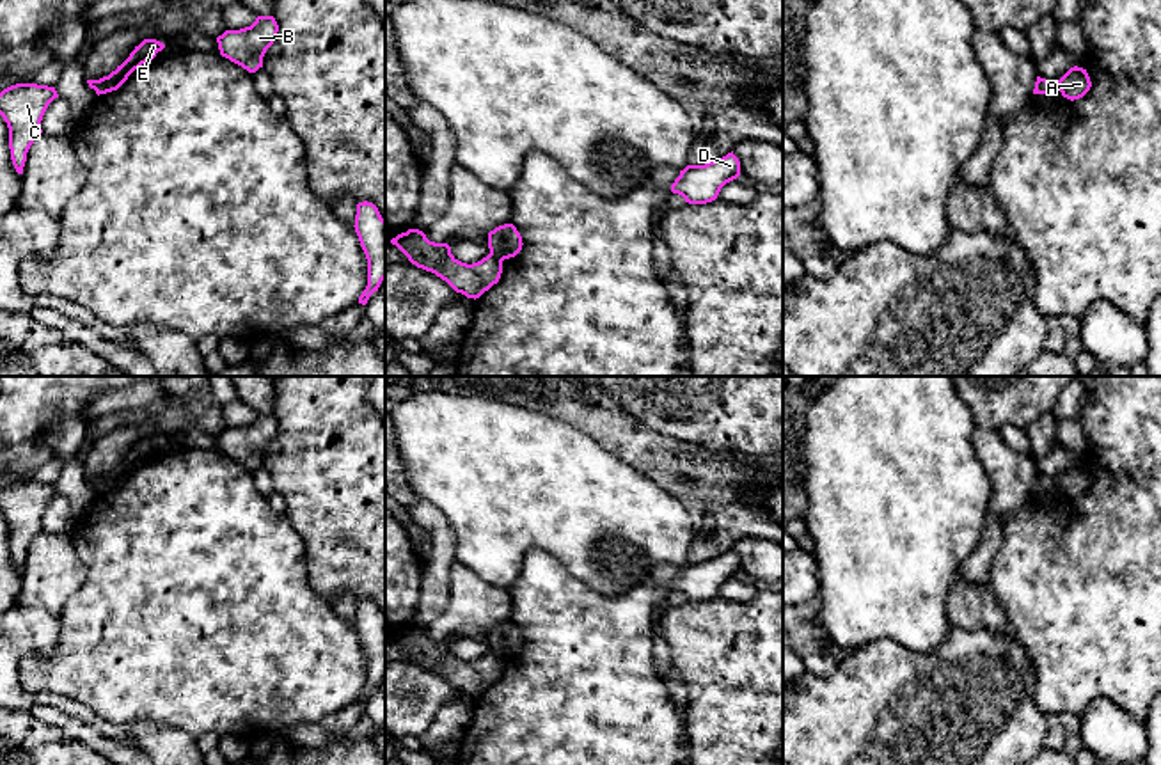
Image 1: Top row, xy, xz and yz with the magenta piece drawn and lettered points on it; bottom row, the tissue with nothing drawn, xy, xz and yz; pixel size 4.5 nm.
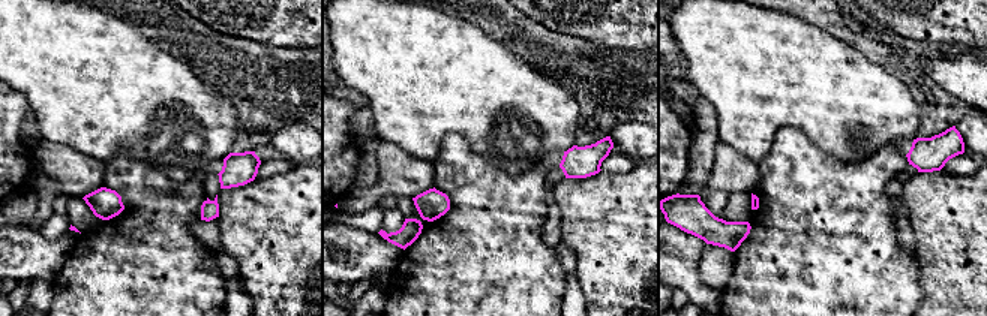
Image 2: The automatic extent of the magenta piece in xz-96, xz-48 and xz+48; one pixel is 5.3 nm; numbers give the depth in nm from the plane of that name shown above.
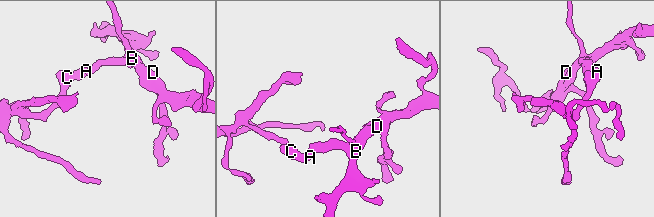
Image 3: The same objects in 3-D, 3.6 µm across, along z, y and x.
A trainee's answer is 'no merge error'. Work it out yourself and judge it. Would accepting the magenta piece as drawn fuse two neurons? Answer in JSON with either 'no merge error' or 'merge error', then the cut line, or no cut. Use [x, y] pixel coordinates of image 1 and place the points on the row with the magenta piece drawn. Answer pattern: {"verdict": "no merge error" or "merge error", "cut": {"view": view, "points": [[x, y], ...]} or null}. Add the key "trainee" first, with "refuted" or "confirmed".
{"trainee": "refuted", "verdict": "merge error", "cut": {"view": "xz", "points": [[490, 252], [503, 260]]}}

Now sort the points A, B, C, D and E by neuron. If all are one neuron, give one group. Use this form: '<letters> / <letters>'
A C / B D E

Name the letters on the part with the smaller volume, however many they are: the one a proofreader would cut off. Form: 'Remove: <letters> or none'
Remove: B, D, E

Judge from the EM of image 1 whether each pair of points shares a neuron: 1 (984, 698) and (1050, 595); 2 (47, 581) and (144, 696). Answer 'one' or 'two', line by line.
1: two
2: two

